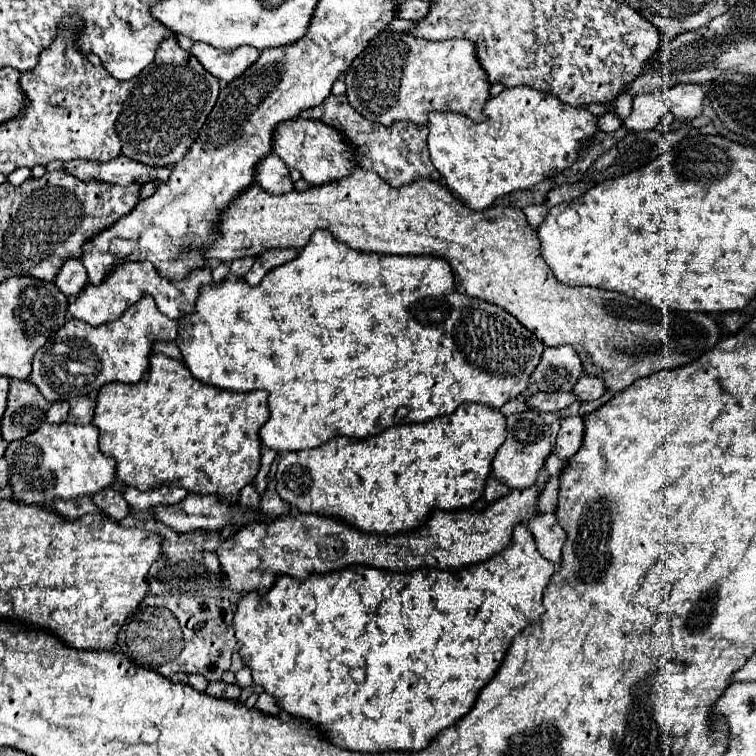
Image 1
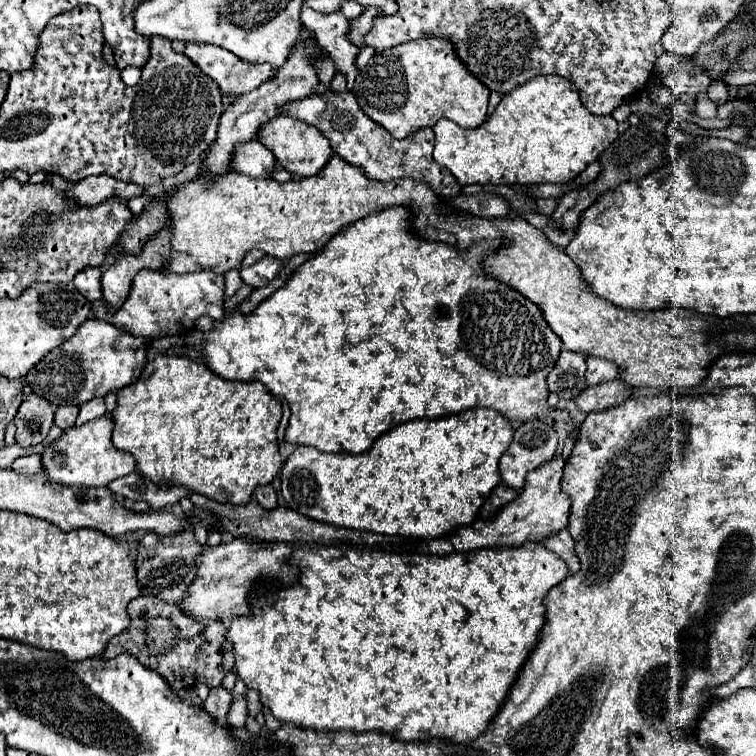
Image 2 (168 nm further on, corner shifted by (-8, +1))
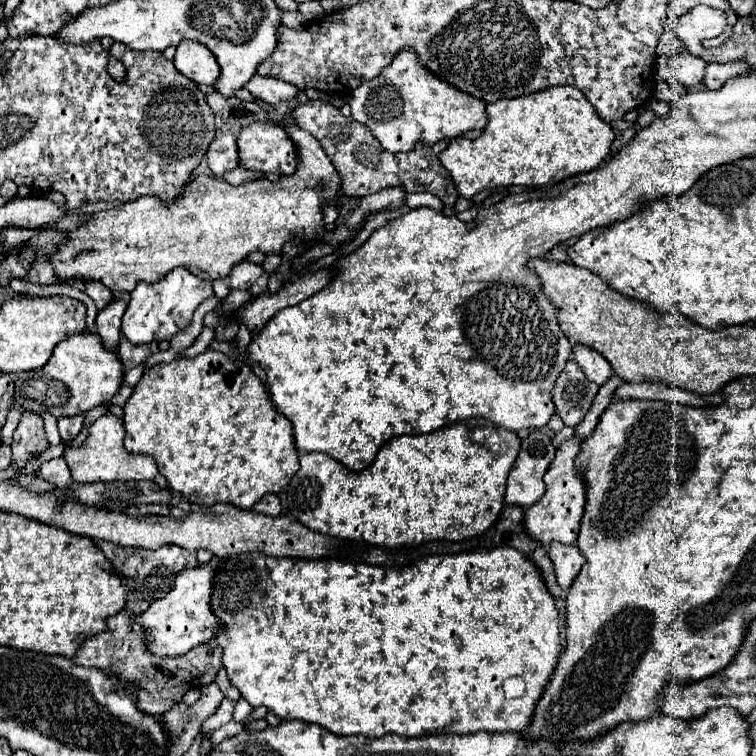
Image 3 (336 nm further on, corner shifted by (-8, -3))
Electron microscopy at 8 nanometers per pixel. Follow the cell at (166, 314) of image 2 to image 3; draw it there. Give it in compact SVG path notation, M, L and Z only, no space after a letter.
M173 269L161 283L137 283L137 287L131 291L131 299L127 305L127 311L123 315L121 333L133 343L153 343L153 341L169 341L177 333L185 331L185 327L191 323L195 309L209 297L213 297L213 285L211 281L199 279L191 275L187 269Z

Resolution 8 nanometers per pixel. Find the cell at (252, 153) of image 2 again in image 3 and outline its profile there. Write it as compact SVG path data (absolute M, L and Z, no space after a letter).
M231 133L217 137L207 151L207 159L215 177L223 177L227 171L237 169L241 165L237 155L237 139Z

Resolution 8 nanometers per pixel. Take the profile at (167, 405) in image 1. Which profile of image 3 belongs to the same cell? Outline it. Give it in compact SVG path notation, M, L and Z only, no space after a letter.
M207 349L205 353L193 357L193 359L175 359L171 363L157 363L151 369L147 369L141 377L141 381L135 385L133 395L127 399L127 403L123 405L123 427L125 427L125 449L129 453L141 453L141 455L149 455L157 461L159 473L167 479L167 485L171 491L181 493L189 503L195 505L213 505L213 503L231 503L235 507L241 509L251 509L265 493L279 493L283 487L289 485L289 479L295 475L297 471L297 449L293 445L293 427L289 423L289 419L285 415L281 415L269 395L265 393L263 383L257 379L257 375L253 373L253 369L249 365L245 365L243 361L231 361L227 355L223 355L221 351L213 351Z

